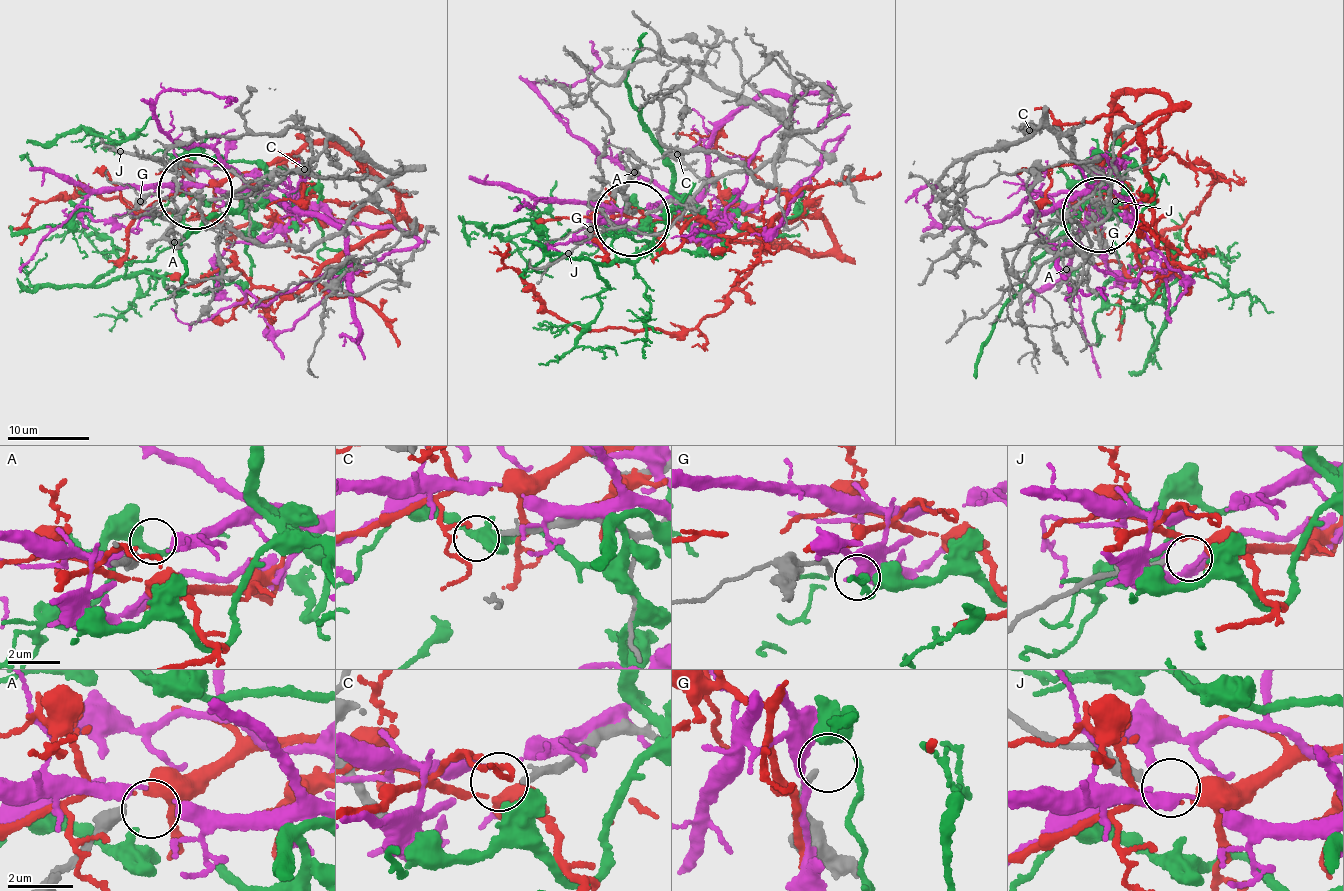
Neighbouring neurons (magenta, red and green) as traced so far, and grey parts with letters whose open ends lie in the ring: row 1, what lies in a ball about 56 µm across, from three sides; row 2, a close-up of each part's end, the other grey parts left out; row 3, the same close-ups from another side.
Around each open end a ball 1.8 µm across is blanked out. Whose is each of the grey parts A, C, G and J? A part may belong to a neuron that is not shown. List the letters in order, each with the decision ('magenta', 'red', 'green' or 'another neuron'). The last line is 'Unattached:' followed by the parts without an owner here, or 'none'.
A: another neuron
C: another neuron
G: green
J: another neuron
Unattached: A, C, J

